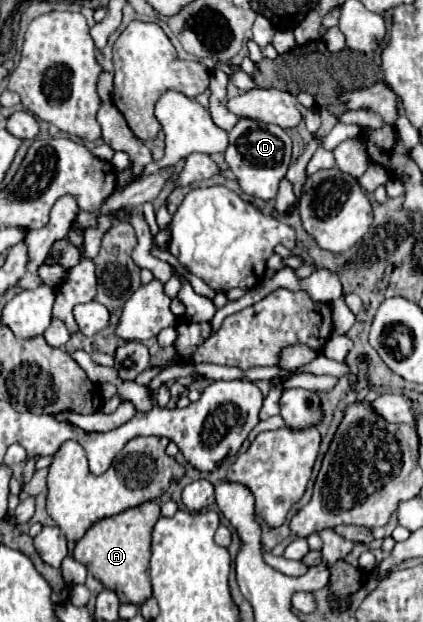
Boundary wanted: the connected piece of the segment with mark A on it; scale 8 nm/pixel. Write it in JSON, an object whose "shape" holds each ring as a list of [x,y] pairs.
{"shape":[[[156,499],[142,505],[130,507],[118,515],[96,521],[86,535],[76,541],[72,551],[74,559],[80,561],[106,589],[112,589],[122,603],[142,605],[150,595],[150,533],[160,517],[160,505]]]}

